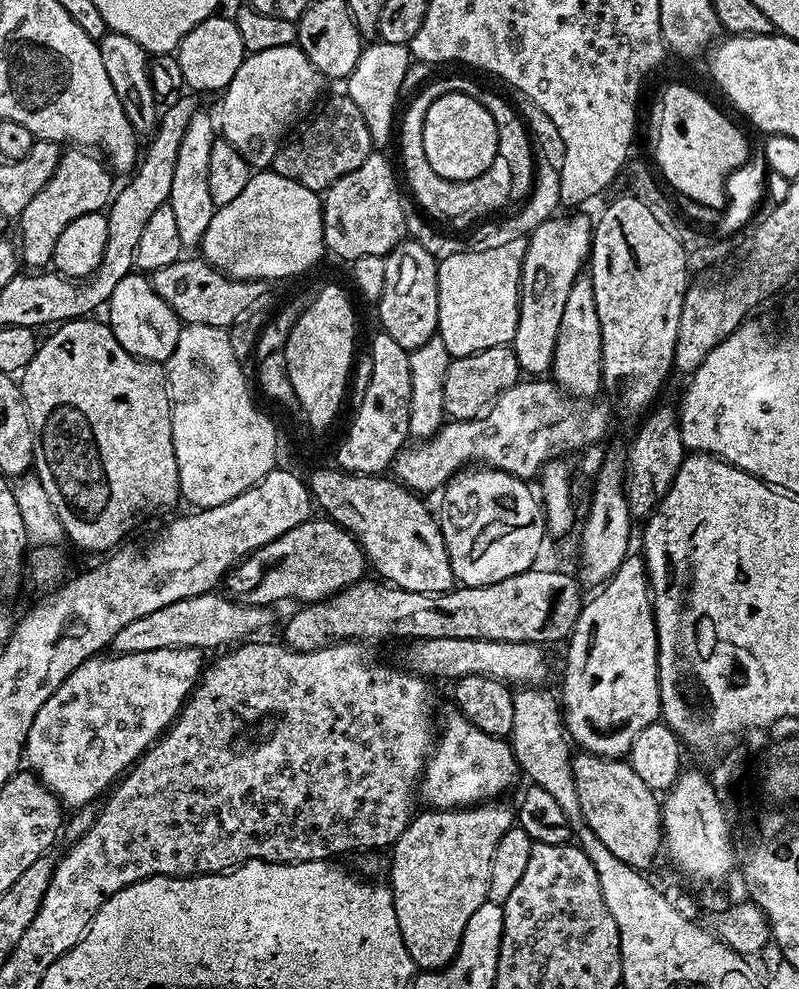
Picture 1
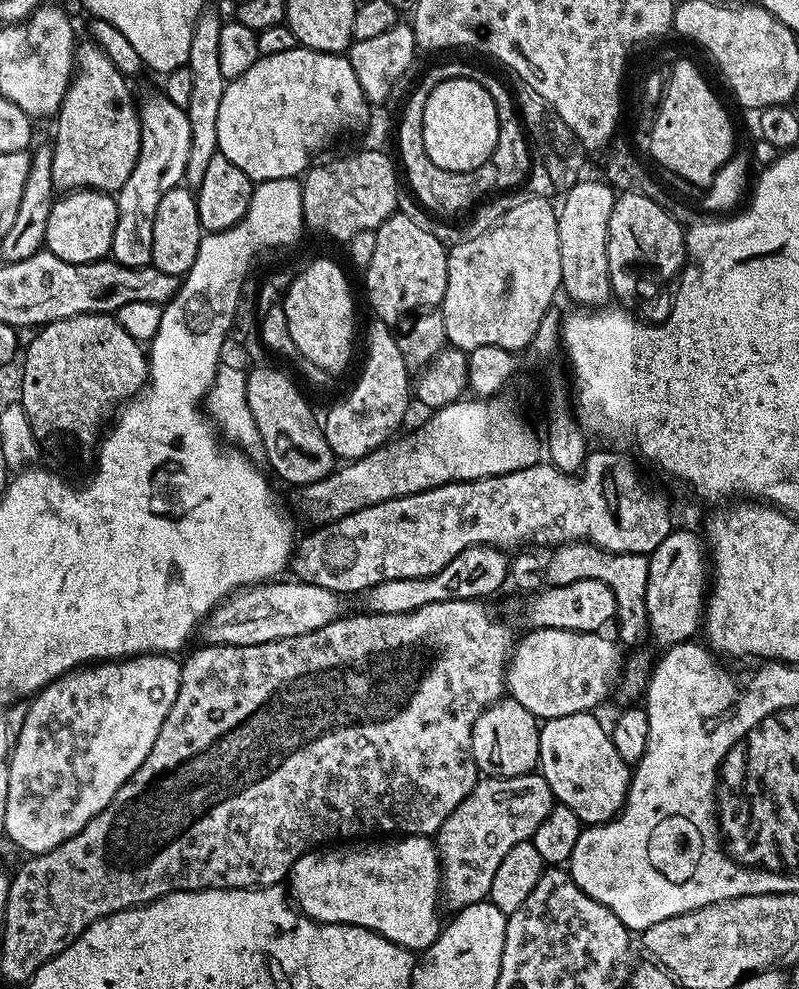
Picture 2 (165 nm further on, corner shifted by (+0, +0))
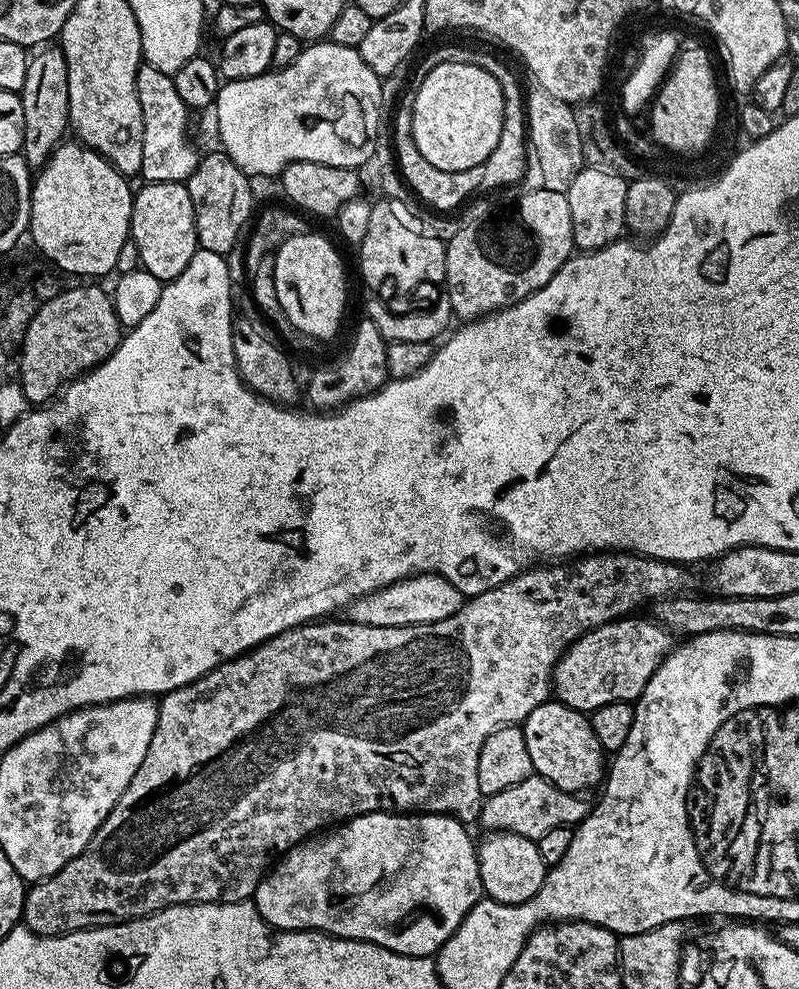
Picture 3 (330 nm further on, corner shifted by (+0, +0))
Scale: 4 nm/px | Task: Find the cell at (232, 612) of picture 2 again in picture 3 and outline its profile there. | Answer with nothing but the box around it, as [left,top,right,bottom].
[346,572,465,626]

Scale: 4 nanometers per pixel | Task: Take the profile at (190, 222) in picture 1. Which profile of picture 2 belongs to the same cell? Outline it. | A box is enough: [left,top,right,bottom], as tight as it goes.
[183,6,225,190]

